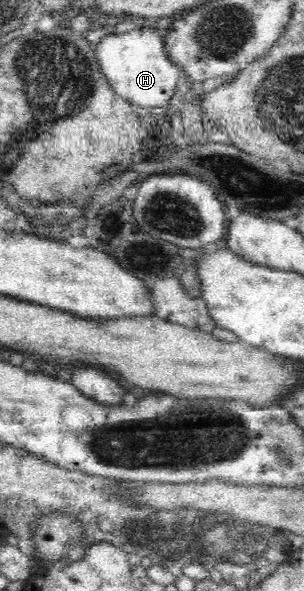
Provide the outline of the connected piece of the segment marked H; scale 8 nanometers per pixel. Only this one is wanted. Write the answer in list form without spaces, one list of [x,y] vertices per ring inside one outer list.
[[[135,27],[132,30],[128,30],[125,33],[114,34],[109,33],[103,37],[103,41],[95,47],[95,50],[99,51],[99,62],[101,62],[101,70],[107,76],[107,80],[111,82],[113,88],[119,96],[127,98],[133,106],[146,107],[151,109],[153,107],[165,107],[171,96],[176,91],[176,86],[179,79],[180,67],[175,65],[167,50],[165,49],[165,41],[162,28],[159,31],[155,31],[157,27]]]

